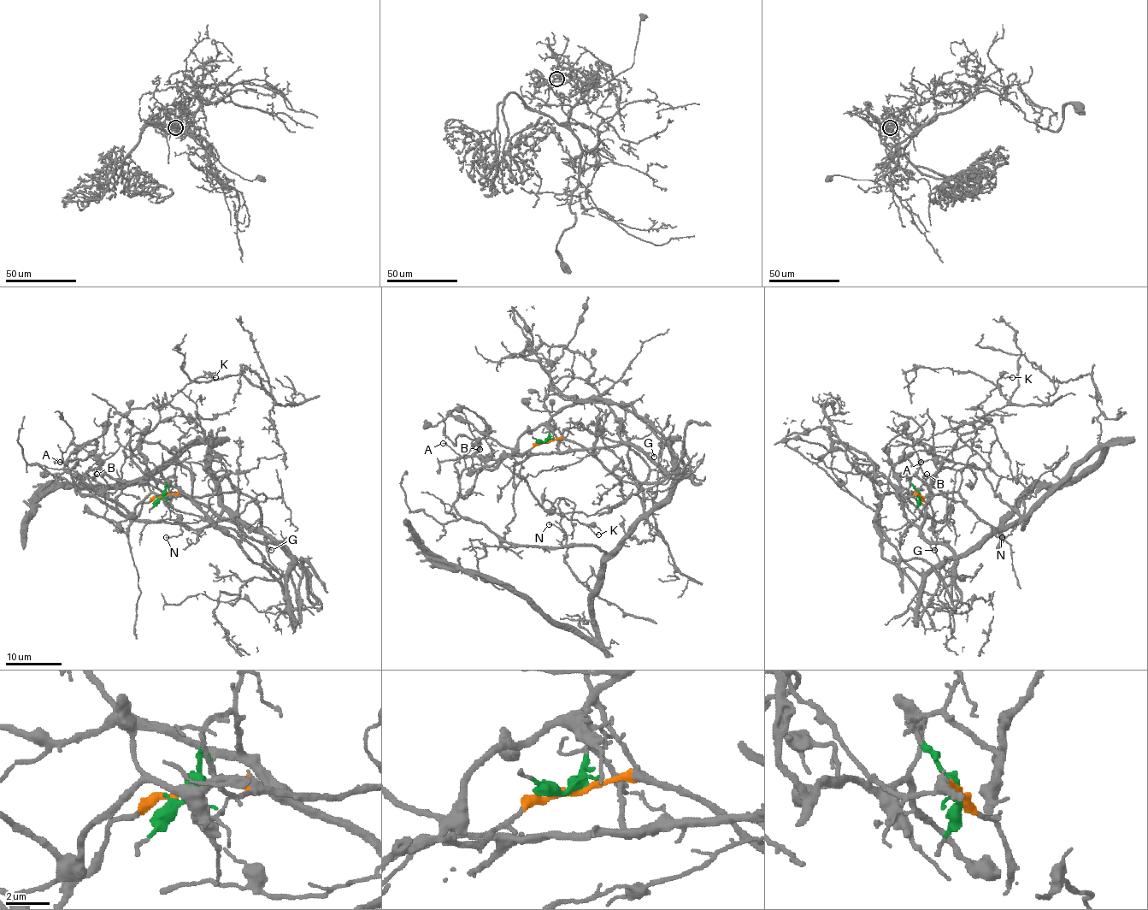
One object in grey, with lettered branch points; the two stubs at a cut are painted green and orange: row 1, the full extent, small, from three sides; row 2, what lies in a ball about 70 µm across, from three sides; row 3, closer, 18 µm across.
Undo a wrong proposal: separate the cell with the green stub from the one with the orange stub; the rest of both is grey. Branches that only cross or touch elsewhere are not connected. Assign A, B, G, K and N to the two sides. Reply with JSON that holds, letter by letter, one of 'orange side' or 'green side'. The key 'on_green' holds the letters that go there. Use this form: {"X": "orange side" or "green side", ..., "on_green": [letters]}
{"A": "green side", "B": "orange side", "G": "green side", "K": "green side", "N": "orange side", "on_green": ["A", "G", "K"]}

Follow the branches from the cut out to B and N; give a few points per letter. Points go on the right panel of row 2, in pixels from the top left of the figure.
B: (920, 495), (957, 493), (998, 528), (1029, 511), (1029, 518), (1024, 529), (970, 464), (927, 475)
N: (920, 495), (959, 494), (974, 512), (1001, 528), (1009, 528), (1029, 511), (1024, 529), (1021, 521), (1001, 538)

